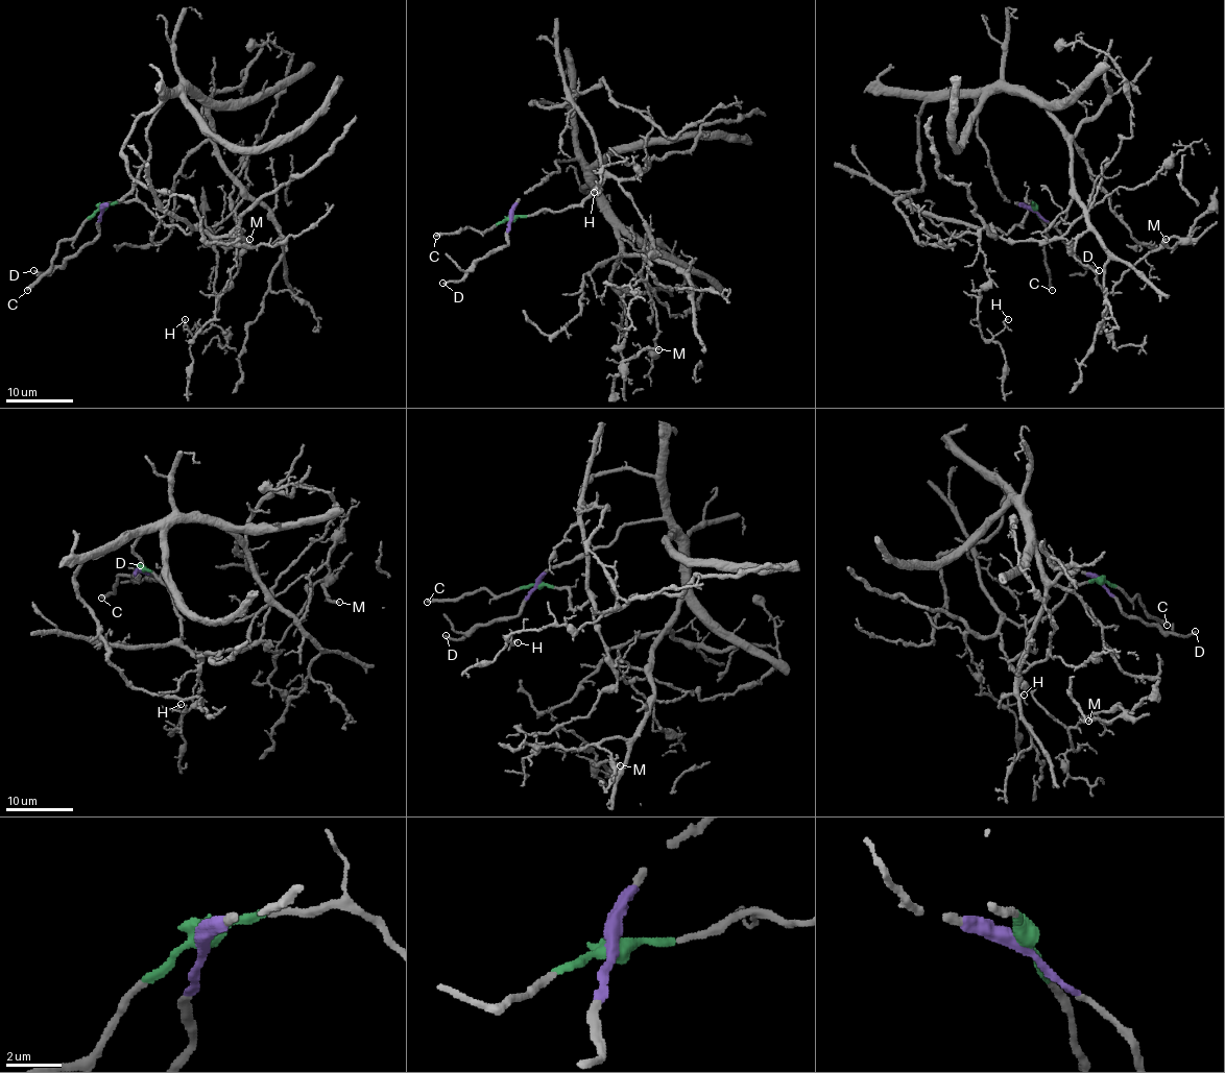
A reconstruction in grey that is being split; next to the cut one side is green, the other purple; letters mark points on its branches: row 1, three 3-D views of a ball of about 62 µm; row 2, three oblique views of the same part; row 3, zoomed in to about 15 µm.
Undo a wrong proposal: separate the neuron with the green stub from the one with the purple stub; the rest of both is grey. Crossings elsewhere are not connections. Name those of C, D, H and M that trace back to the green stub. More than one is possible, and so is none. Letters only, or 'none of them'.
C, H, M

